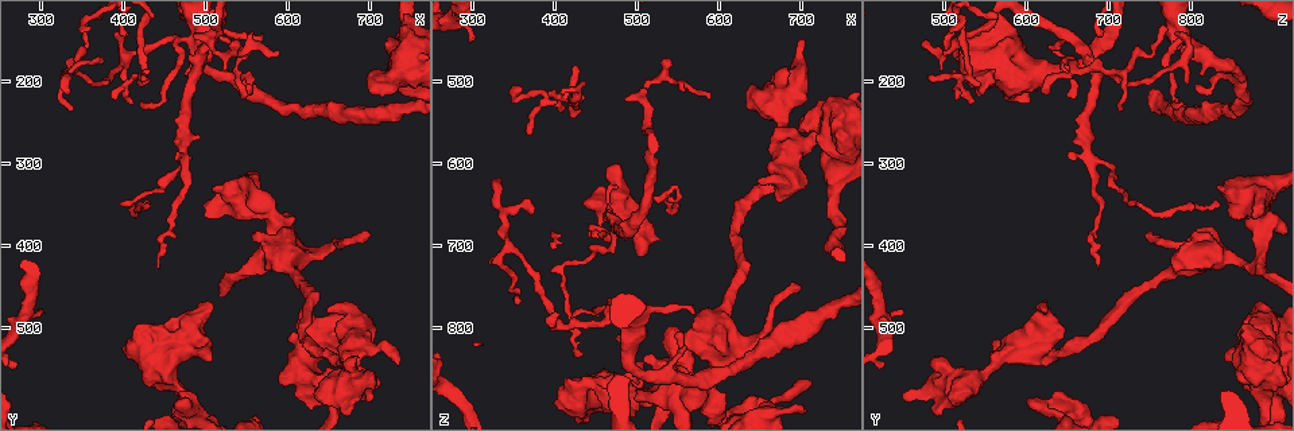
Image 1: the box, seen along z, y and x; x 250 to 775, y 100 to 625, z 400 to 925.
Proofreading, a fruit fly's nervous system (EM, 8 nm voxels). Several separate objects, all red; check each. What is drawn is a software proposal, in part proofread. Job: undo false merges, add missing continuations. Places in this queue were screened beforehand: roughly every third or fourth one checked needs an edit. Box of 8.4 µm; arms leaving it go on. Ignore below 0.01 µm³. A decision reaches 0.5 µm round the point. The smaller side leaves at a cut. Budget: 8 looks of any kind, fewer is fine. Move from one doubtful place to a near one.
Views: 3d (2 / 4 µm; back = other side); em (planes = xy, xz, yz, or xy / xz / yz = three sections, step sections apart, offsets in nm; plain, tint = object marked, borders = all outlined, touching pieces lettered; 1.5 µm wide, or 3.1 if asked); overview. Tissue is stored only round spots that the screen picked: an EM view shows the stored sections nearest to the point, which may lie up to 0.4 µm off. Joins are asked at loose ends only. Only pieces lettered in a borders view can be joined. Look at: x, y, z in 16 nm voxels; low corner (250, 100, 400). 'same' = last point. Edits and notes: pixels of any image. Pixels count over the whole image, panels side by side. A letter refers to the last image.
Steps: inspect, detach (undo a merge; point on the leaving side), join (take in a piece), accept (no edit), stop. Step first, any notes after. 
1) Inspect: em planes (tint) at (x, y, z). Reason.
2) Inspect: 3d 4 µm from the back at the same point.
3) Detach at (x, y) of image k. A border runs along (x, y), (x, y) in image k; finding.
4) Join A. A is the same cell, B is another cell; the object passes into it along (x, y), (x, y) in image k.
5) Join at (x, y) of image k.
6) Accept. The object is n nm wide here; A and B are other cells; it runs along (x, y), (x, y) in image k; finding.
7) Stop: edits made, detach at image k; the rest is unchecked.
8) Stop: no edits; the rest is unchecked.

Inspect: em xz step 4 (borders) at (650, 480, 620).

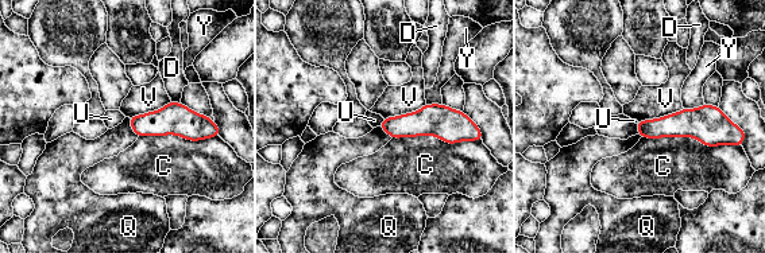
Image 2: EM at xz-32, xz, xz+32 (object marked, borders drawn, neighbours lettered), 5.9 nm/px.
Inspect: em planes (borders) at the same point.

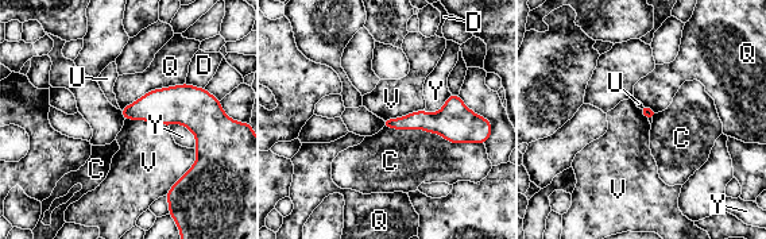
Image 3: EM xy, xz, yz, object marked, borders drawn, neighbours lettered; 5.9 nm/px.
Accept. C, D, Q, U, V and Y are other cells; a border runs along (194, 149), (193, 165), (163, 195) in image 3; none of them fits.

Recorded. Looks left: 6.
Inspect: 3d 2 µm at (410, 345, 725). Sharp bend.

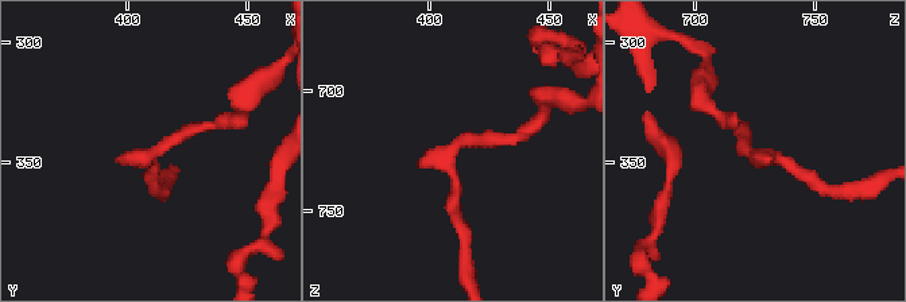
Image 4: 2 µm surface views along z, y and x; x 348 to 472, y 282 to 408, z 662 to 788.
Inspect: em xz step 8 (tint) at (410, 345, 724).

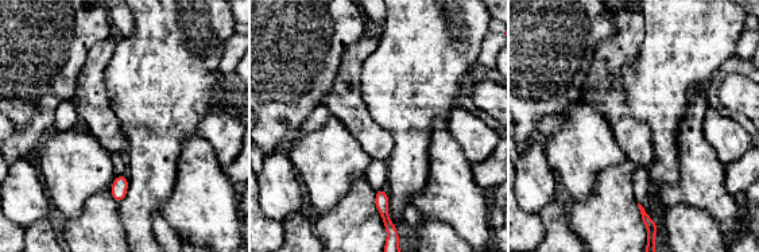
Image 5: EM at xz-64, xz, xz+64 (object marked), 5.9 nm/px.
Inspect: em planes (borders) at the same point. Another direction.

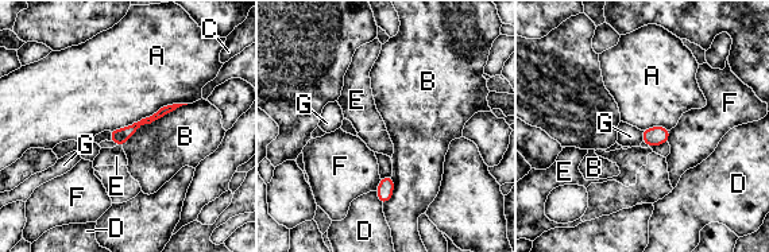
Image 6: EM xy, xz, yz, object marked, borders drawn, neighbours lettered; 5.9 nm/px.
Accept. A, B, C, D, E, F and G are other cells; a border runs along (186, 103), (163, 105), (109, 131) in image 6; all the same cell.

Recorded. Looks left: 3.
Inspect: 3d 2 µm at (295, 485, 450). Free end.

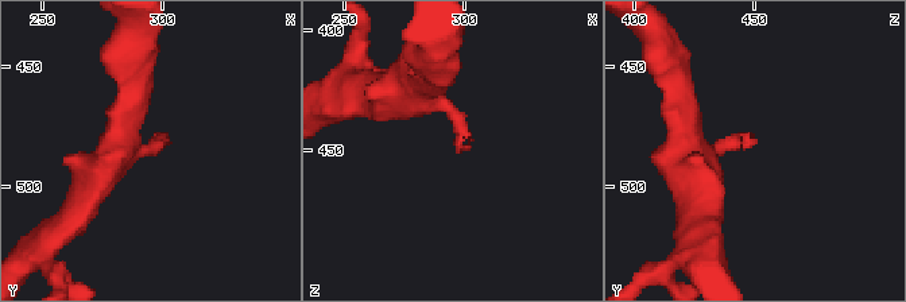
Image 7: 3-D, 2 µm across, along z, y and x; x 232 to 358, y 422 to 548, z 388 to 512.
Inspect: em xz step 4 (borders) at (300, 483, 449). Need the tissue.

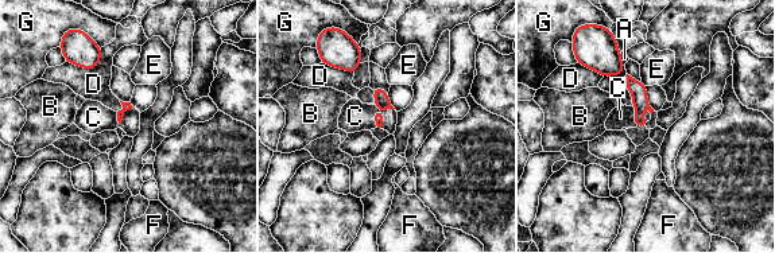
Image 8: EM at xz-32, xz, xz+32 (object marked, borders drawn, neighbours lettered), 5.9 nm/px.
Inspect: em planes (borders) at the same point.

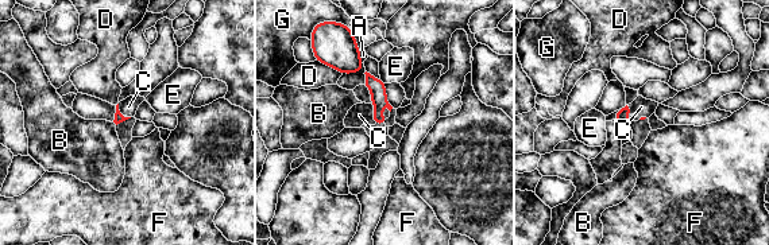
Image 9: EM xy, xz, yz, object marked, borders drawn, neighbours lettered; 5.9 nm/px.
Join C. C is the same cell, A, B, D, E, F and G are other cells; the object passes into it along (119, 117), (120, 113), (128, 107) in image 9; the cell continues.

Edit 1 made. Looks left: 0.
Stop: edits made, join at image 9; the rest is unchecked.

